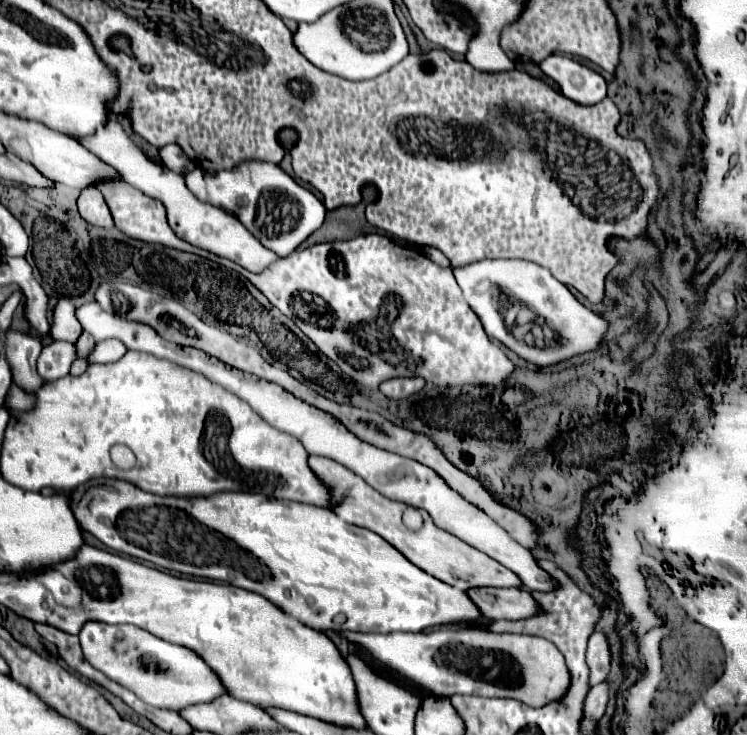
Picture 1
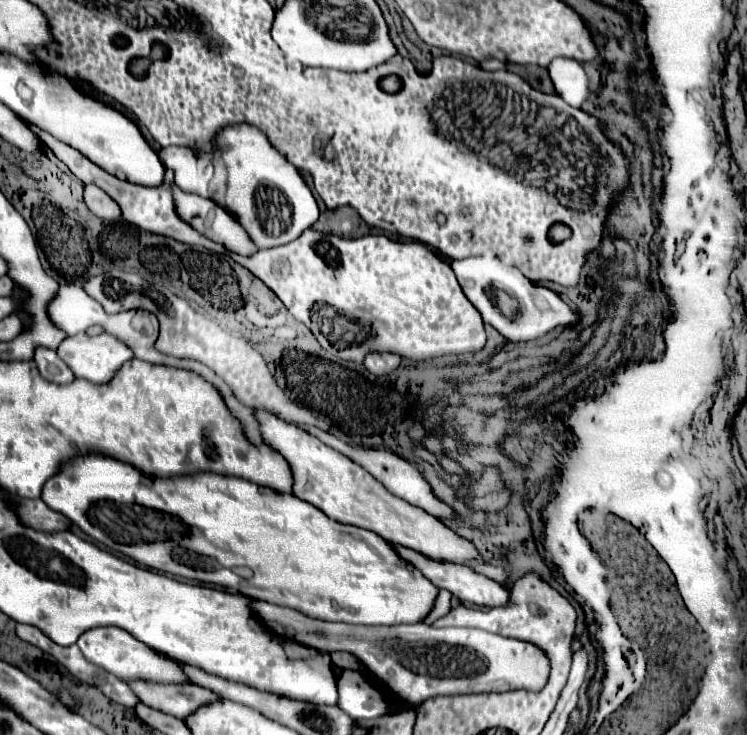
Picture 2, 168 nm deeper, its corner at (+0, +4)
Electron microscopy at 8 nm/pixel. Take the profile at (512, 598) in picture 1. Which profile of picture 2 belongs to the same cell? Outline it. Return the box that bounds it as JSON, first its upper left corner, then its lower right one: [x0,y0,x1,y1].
[391,545,509,607]

